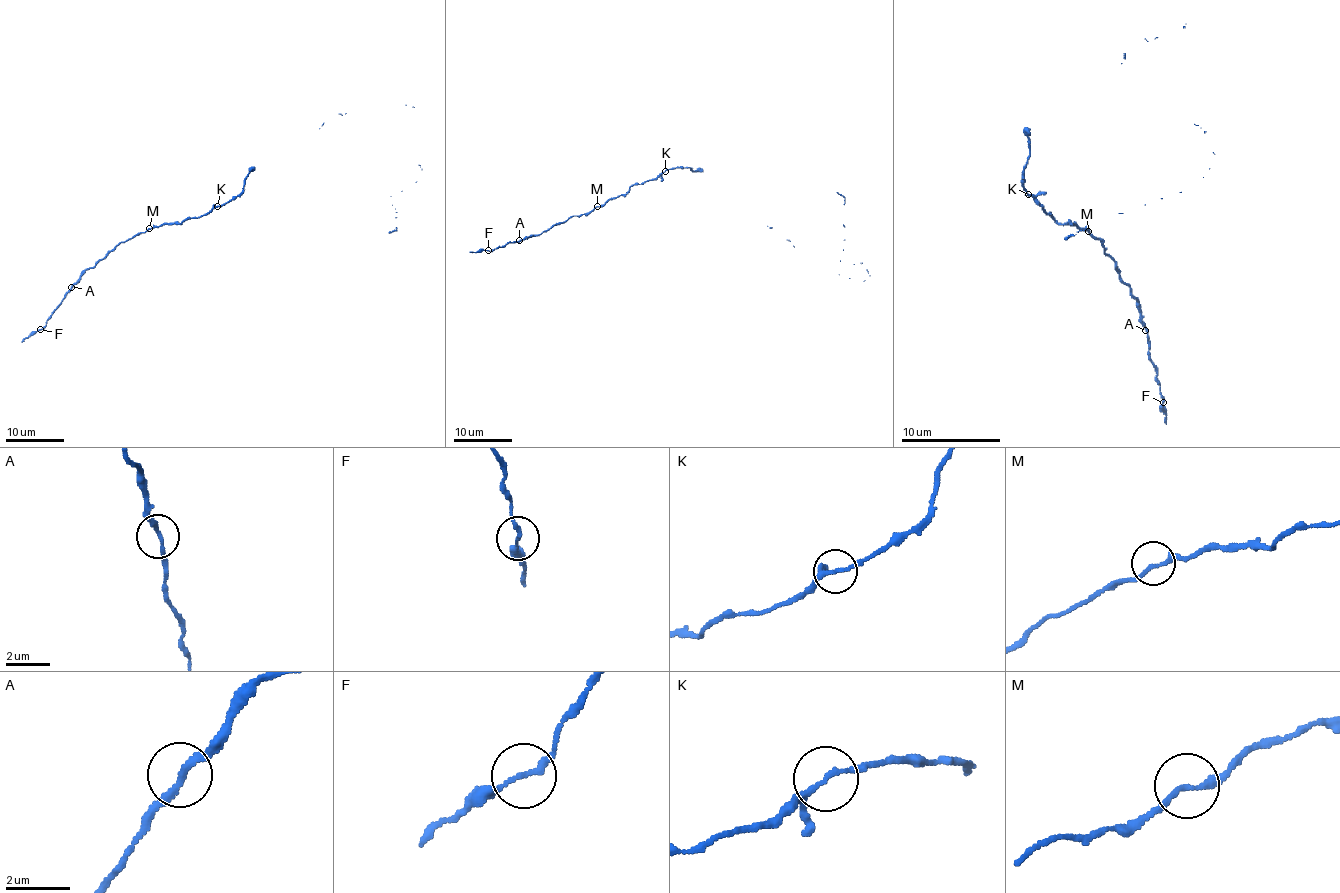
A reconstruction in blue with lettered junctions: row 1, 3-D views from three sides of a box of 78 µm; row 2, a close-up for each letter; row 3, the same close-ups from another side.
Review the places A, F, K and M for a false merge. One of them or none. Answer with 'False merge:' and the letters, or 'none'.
False merge: none

